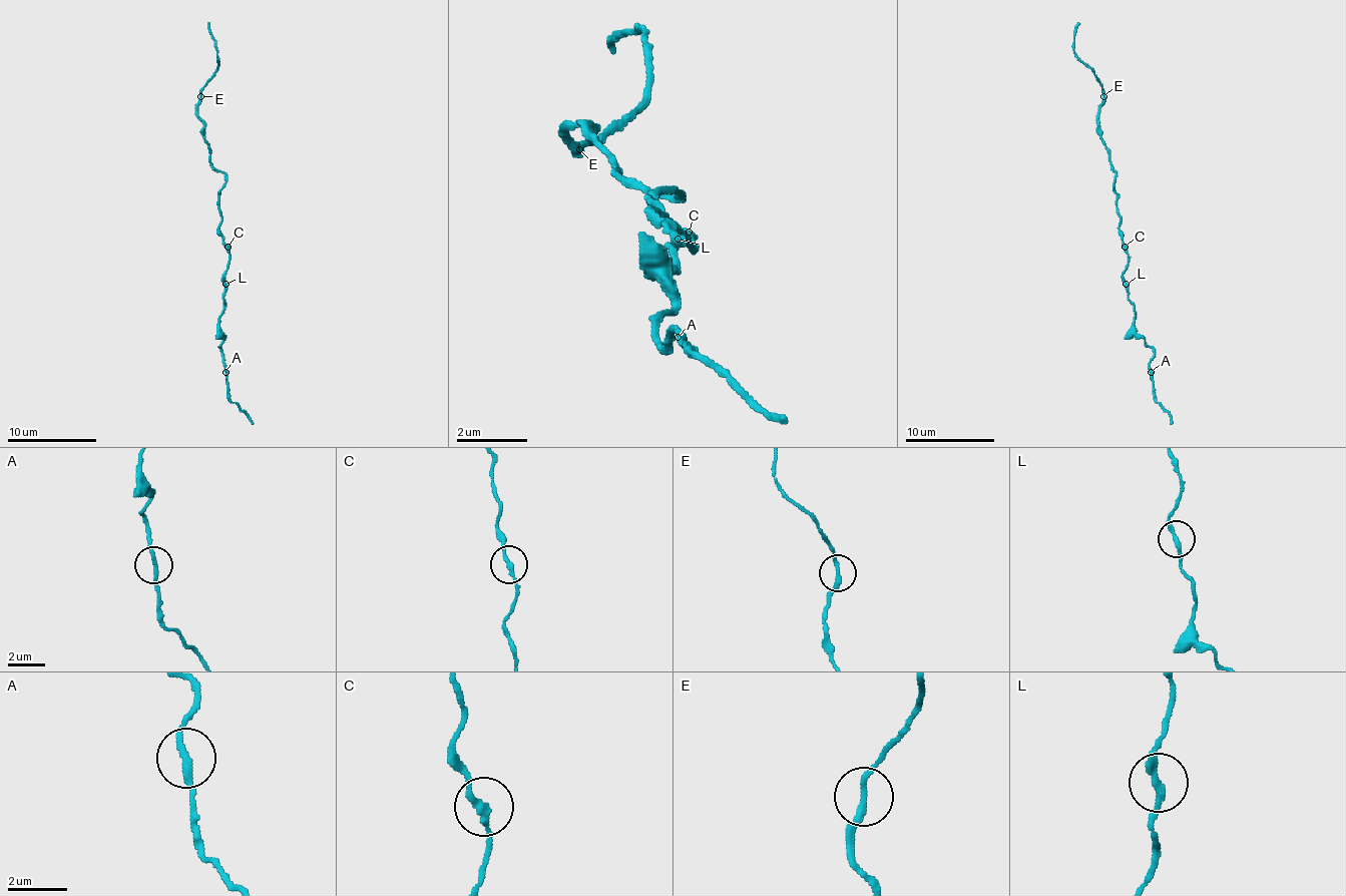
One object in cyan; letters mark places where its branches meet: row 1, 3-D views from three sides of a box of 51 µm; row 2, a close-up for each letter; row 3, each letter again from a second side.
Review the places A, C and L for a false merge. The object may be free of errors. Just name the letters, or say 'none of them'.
none of them

